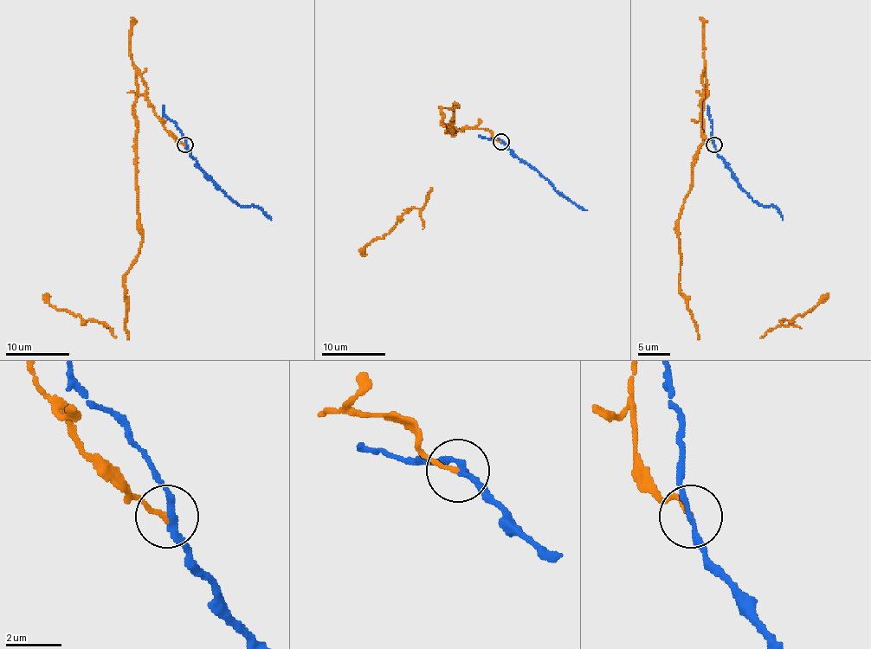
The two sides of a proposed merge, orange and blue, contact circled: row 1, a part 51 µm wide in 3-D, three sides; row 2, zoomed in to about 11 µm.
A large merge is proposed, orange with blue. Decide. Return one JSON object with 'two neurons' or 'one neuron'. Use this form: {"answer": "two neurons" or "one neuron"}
{"answer": "two neurons"}

